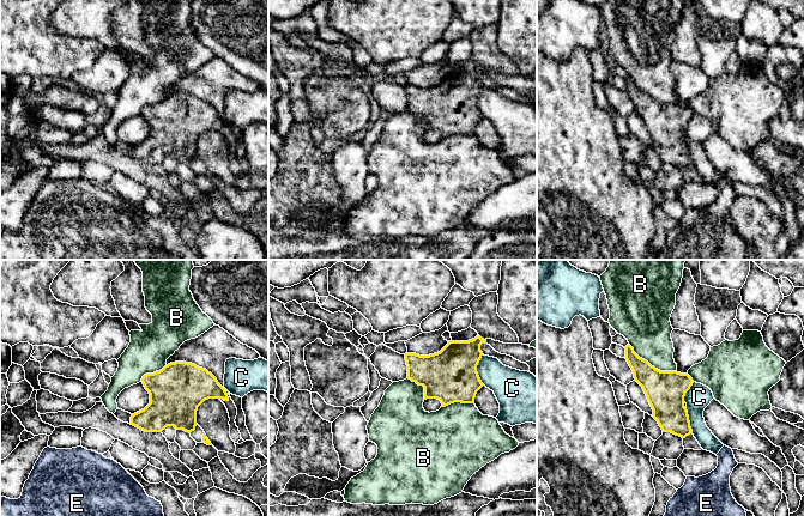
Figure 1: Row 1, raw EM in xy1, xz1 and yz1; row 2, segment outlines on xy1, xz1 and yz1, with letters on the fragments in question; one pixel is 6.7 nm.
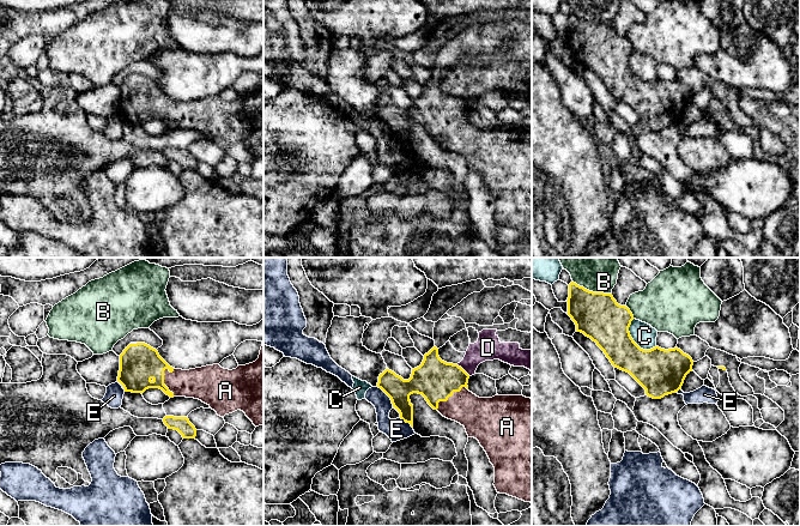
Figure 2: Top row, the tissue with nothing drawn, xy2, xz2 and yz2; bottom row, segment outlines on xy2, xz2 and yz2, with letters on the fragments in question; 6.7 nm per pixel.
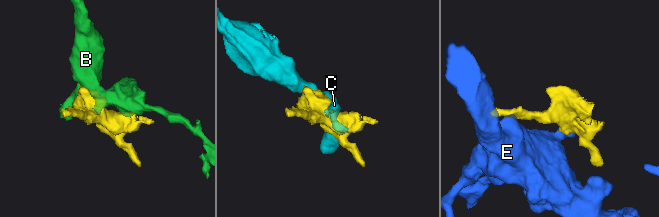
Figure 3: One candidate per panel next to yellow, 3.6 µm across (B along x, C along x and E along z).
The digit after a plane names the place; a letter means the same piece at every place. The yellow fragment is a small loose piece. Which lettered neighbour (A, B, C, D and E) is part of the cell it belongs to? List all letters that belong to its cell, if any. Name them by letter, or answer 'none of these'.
A

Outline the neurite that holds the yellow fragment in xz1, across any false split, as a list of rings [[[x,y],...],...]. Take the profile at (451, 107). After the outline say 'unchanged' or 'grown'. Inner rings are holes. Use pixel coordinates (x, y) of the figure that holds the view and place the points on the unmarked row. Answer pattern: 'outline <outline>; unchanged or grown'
outline [[[476,68],[469,73],[448,73],[440,84],[429,87],[405,85],[407,110],[424,119],[424,132],[437,130],[441,139],[454,134],[473,135],[477,123],[484,117],[477,104],[483,87],[482,75],[486,75],[486,72]]]; unchanged

